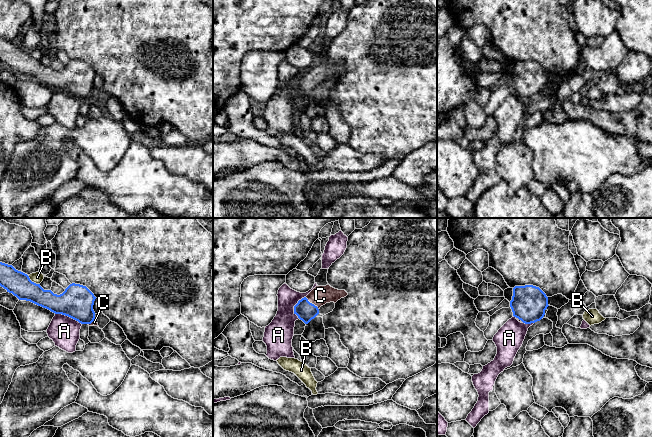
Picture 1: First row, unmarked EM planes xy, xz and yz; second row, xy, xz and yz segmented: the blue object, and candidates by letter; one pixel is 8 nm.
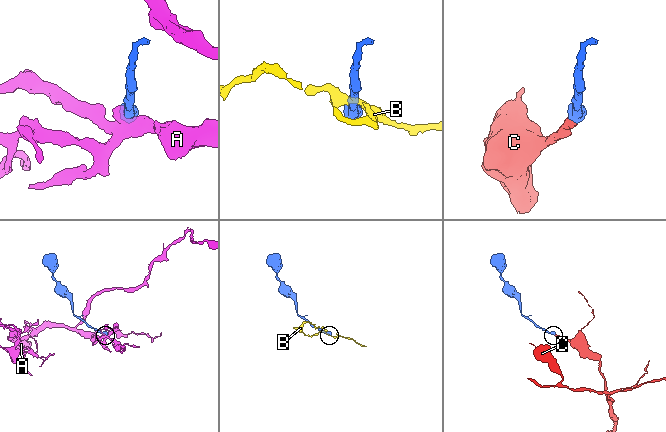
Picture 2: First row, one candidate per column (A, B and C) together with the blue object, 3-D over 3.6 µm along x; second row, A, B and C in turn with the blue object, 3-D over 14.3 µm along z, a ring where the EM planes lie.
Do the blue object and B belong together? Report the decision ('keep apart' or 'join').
keep apart

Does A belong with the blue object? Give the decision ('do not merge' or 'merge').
do not merge

